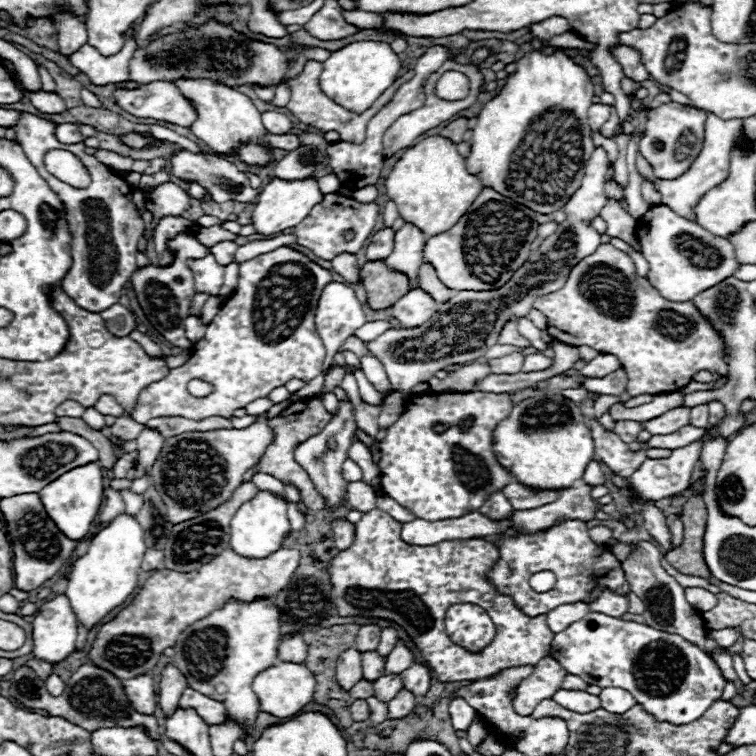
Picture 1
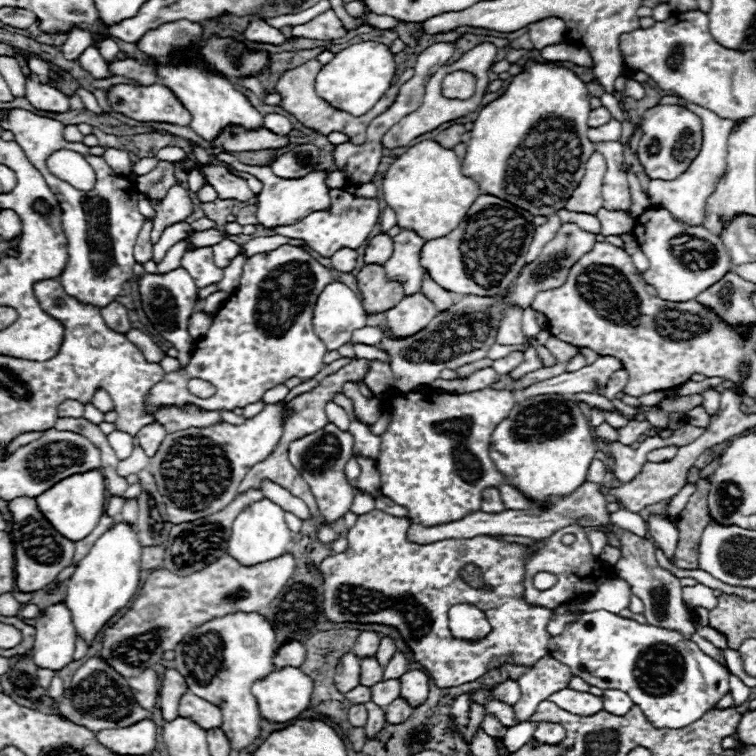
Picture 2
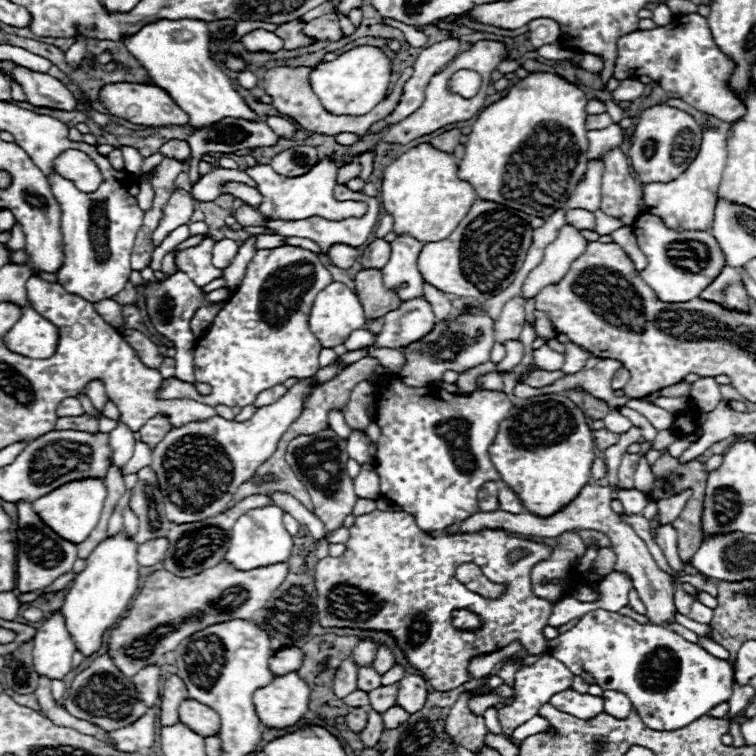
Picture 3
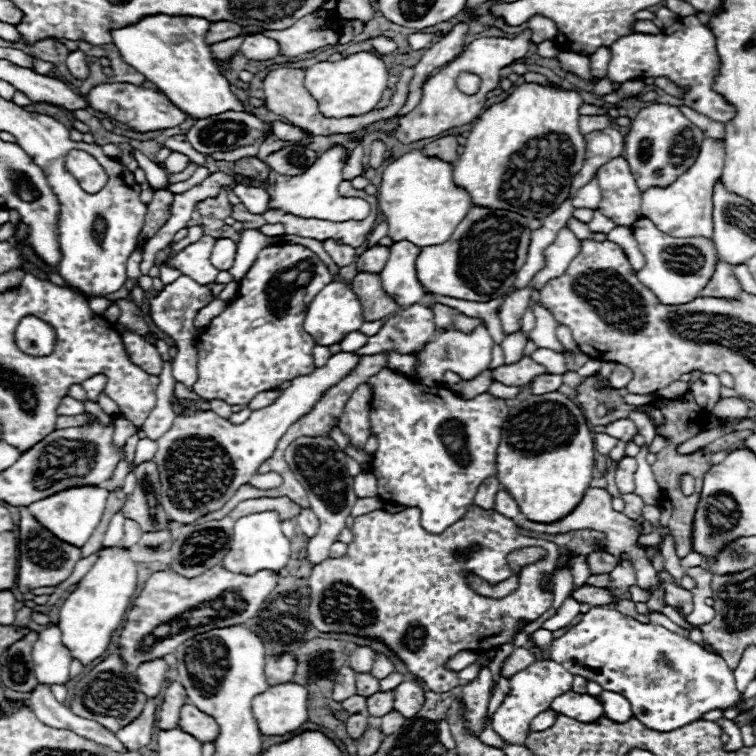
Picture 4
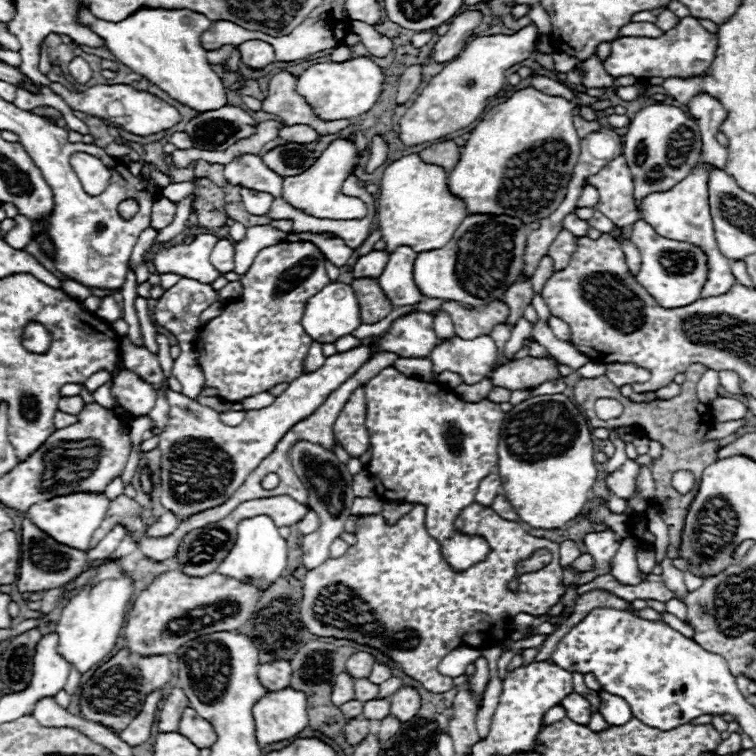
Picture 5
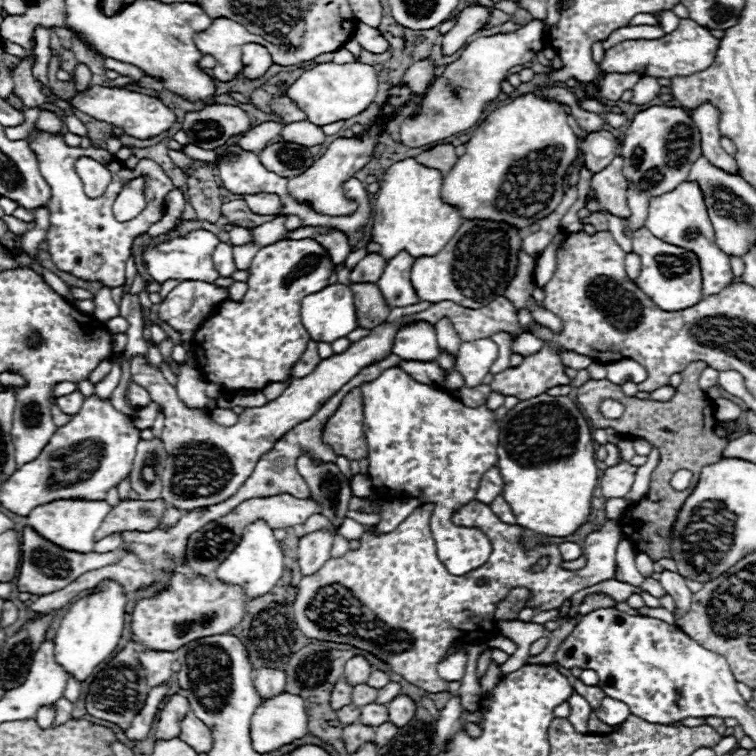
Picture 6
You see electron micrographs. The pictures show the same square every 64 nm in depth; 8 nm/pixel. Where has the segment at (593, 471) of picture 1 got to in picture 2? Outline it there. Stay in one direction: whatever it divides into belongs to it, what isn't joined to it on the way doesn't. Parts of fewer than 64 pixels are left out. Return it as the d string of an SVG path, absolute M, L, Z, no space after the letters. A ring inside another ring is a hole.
M594 458L592 464L590 464L590 470L586 474L586 482L594 482L594 484L602 484L604 480L604 474L606 474L606 468L604 468L604 462Z

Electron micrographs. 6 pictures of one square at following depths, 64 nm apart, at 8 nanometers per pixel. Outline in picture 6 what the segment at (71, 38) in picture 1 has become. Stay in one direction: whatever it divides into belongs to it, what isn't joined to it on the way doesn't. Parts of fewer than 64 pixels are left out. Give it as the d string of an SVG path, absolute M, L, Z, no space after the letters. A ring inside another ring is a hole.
M78 62L76 68L74 68L74 72L72 72L72 76L74 76L74 84L76 84L76 90L78 90L78 92L84 92L84 90L90 86L92 72L90 72L90 68L88 68L86 64Z

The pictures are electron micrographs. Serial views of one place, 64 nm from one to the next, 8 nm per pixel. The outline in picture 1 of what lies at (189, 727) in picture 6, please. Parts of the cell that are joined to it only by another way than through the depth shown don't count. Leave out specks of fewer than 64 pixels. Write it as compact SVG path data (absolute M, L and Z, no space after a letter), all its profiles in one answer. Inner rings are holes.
M186 688L184 692L182 692L182 696L180 696L180 706L190 706L190 708L194 708L200 716L202 716L202 720L206 722L206 724L220 724L220 722L224 722L224 718L226 718L226 710L224 710L224 704L222 702L218 702L218 700L212 700L212 698L208 698L208 696L204 696L204 694L200 694L200 692L196 692L196 690L192 690L192 688Z

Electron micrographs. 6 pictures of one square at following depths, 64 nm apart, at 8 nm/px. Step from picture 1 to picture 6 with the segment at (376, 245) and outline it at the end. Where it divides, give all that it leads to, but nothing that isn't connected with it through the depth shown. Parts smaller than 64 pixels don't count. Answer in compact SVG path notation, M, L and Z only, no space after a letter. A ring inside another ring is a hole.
M368 254L354 266L350 280L352 282L376 282L382 276L384 266L386 266L386 260L380 254Z

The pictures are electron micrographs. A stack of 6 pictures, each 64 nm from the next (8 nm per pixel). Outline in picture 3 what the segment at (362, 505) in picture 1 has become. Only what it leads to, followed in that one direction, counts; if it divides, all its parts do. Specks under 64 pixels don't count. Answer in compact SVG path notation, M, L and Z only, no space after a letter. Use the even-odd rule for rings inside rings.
M358 498L352 514L360 516L366 514L366 512L372 512L372 510L376 510L376 500L372 500L372 498Z

